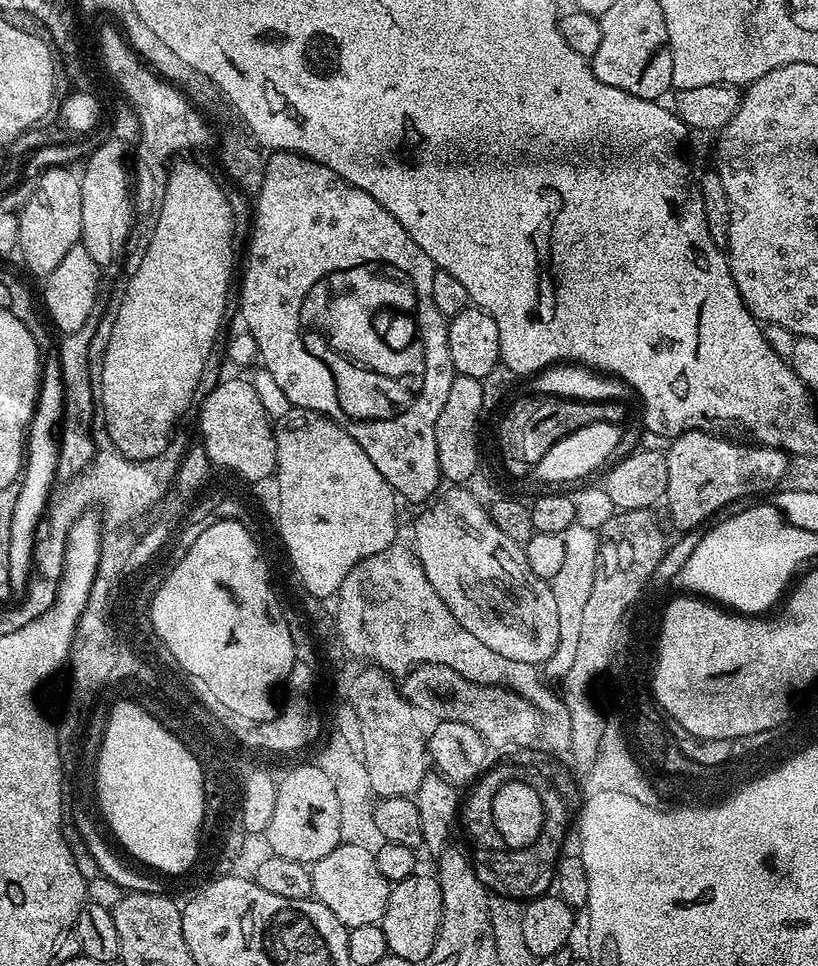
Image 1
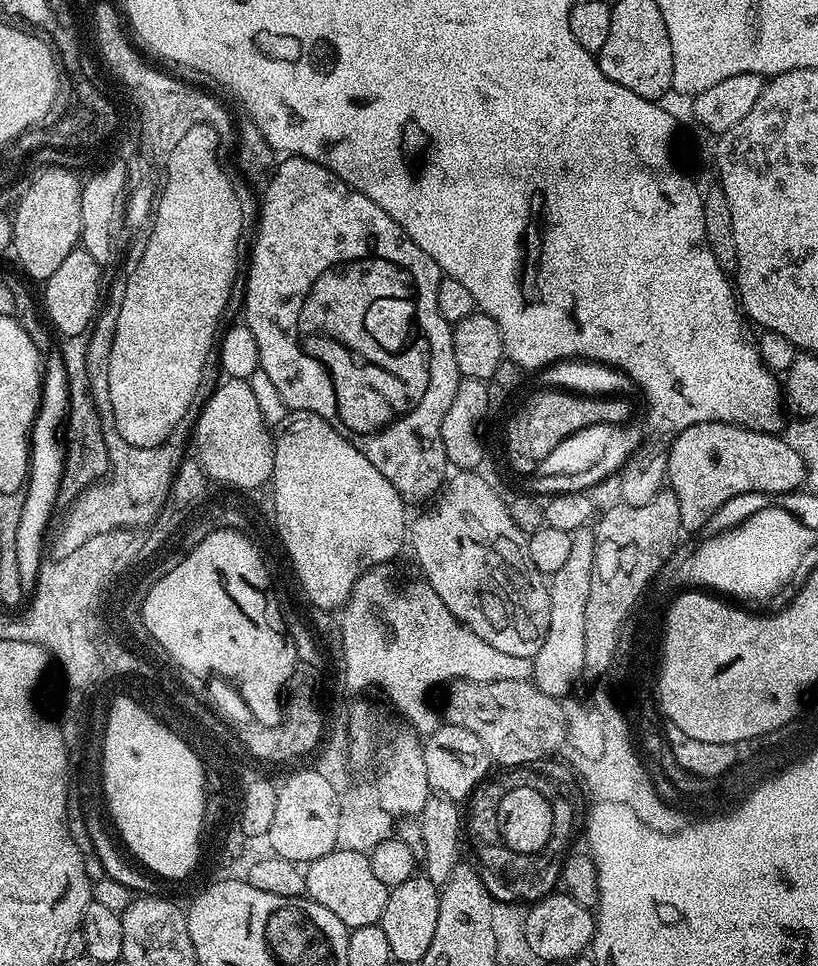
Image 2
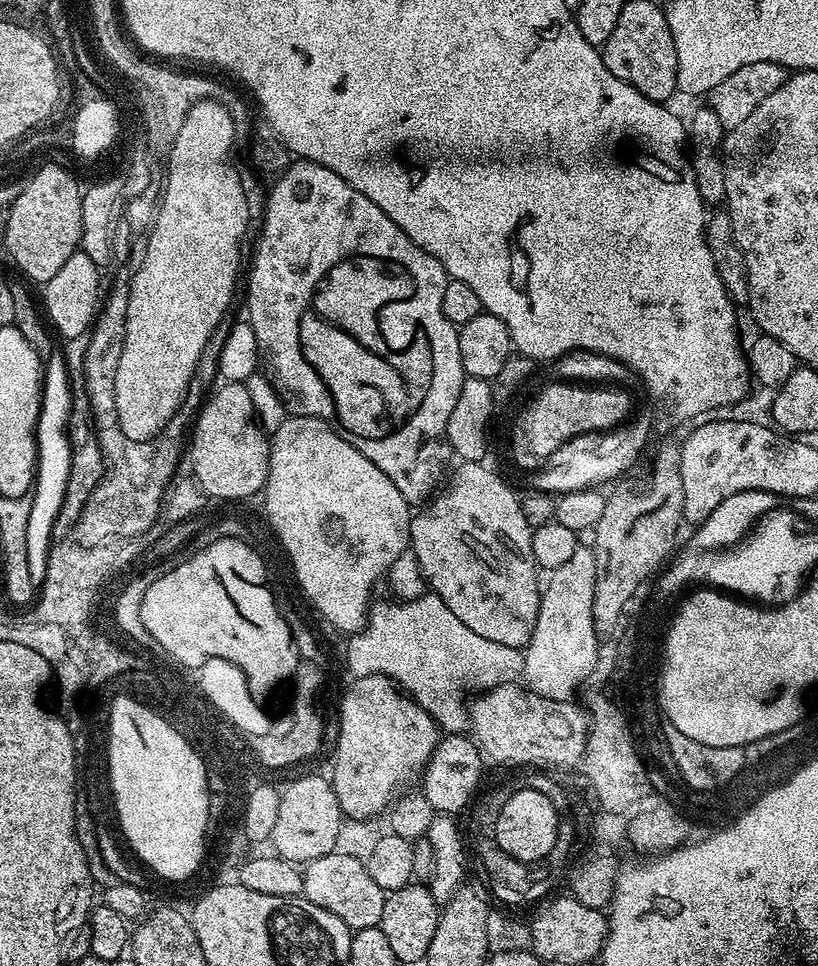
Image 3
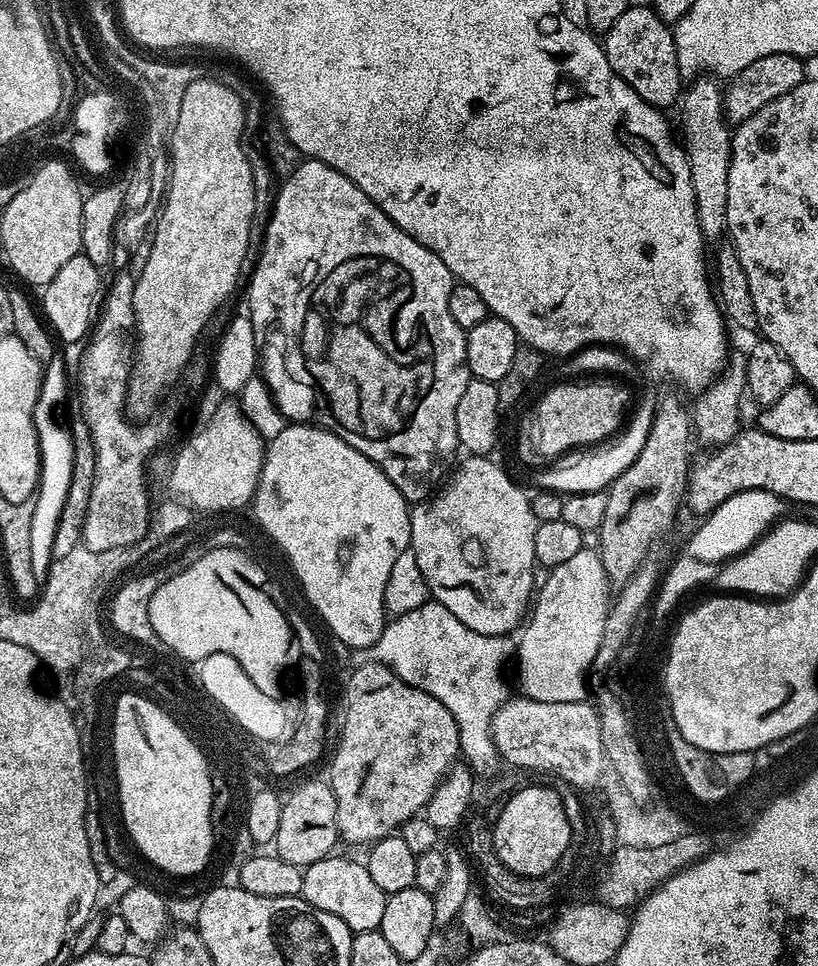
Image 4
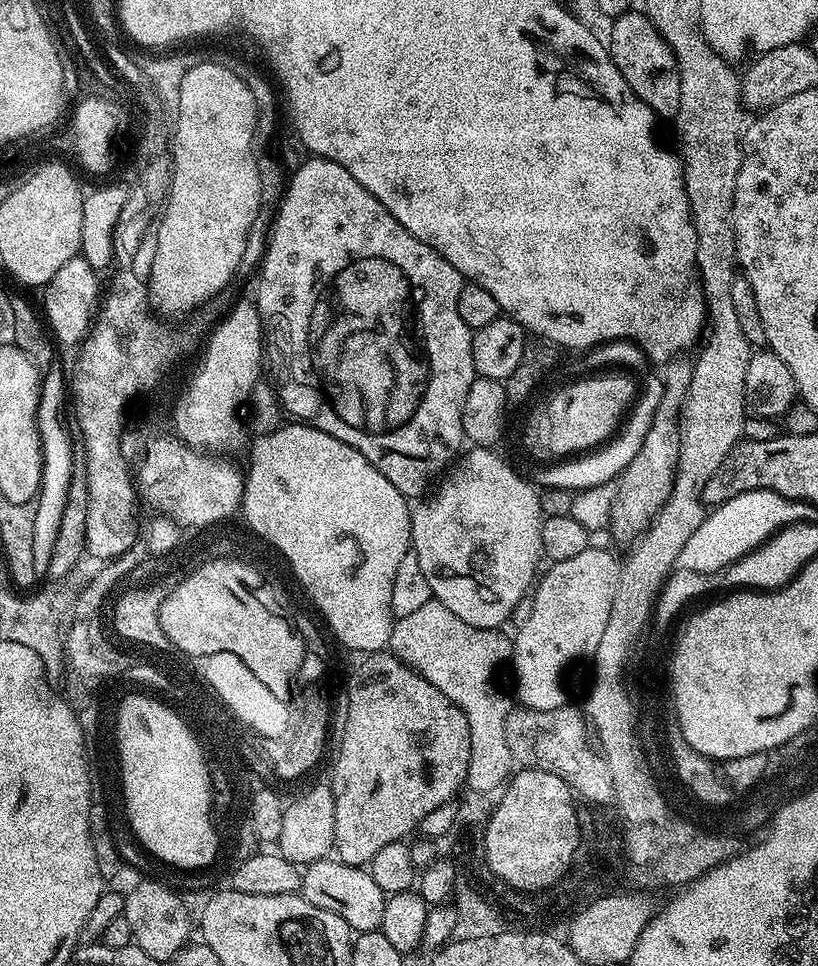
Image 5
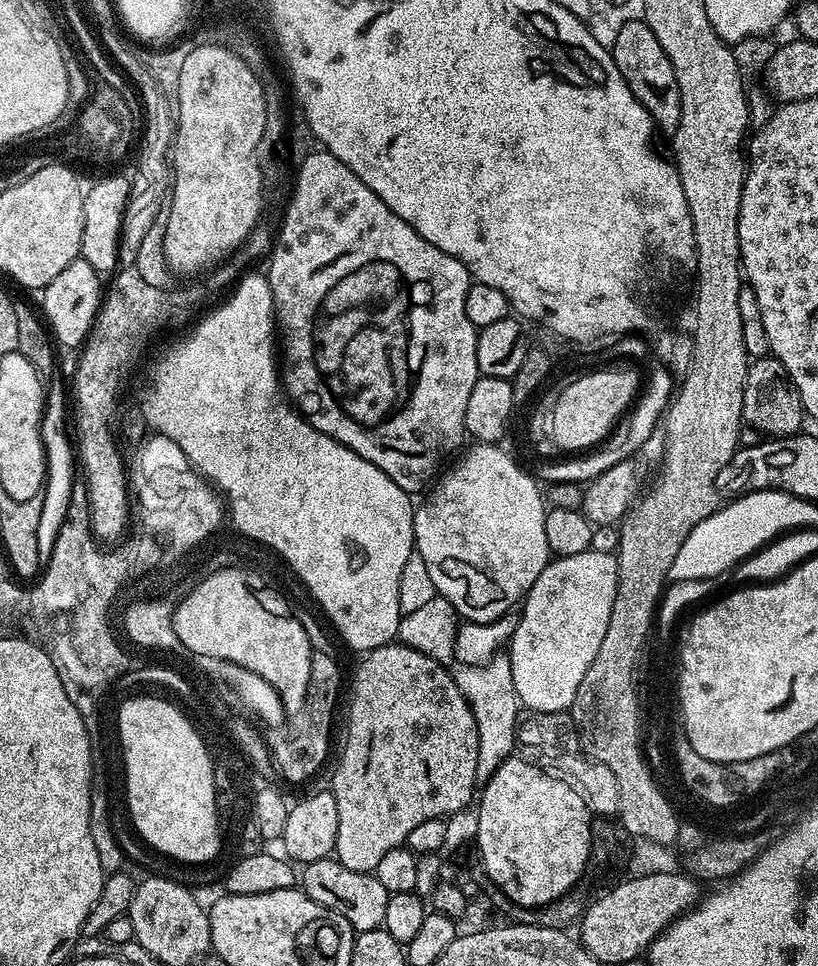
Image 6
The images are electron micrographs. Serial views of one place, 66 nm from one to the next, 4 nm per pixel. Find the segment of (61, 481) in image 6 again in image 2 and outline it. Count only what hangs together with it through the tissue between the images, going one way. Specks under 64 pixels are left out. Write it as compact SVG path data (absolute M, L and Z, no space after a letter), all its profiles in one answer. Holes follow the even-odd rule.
M58 350L47 355L41 381L39 410L32 424L29 441L29 473L26 502L23 504L21 521L18 522L15 553L18 554L19 583L25 594L35 591L39 564L44 551L44 534L52 510L56 508L57 490L64 465L61 438L66 423L69 404L69 388L66 382L65 363Z

